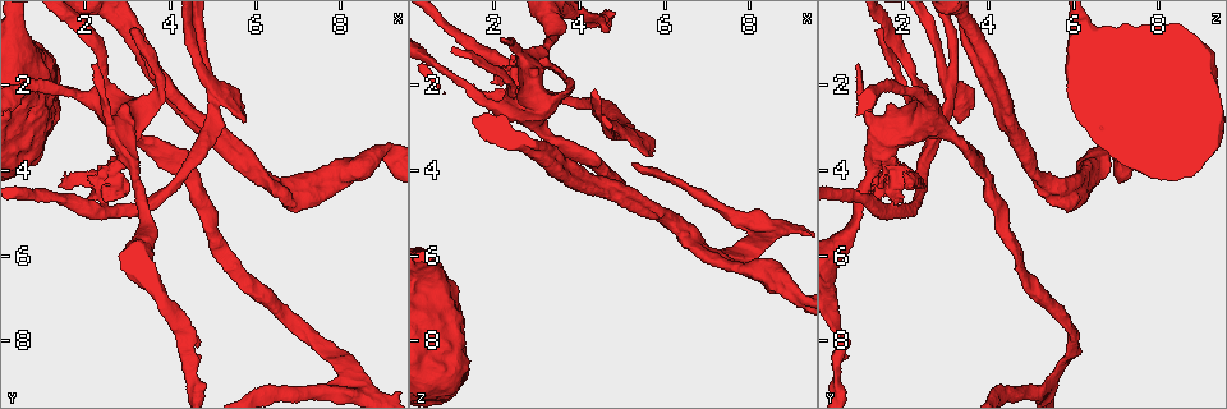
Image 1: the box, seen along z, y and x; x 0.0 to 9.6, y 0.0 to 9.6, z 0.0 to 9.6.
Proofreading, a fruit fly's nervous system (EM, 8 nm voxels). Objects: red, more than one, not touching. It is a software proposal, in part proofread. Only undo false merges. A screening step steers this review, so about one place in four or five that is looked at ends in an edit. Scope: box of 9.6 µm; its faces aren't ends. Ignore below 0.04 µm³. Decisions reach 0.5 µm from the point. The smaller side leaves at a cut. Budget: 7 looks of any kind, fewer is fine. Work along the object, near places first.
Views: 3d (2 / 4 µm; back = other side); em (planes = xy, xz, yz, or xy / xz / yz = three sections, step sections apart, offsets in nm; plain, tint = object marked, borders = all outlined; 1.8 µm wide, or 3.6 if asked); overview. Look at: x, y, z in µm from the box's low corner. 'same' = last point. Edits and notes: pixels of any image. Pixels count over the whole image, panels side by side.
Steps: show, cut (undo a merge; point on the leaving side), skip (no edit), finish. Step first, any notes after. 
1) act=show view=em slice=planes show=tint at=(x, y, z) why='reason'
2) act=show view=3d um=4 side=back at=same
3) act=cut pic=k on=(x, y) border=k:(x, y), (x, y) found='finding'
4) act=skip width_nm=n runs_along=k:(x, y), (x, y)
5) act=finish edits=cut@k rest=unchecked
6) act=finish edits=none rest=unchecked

act=show view=em slice=yz step=8 show=tint at=(5.00, 2.00, 3.10) why='branch point'

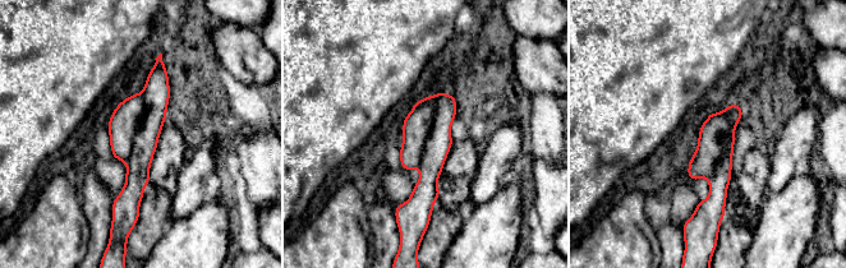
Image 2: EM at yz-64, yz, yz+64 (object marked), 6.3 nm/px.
act=cut pic=2 on=(713, 134) border=2:(725, 107), (732, 132), (708, 179) found='a second neuron is stuck on'

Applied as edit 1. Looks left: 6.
act=show view=3d um=2 side=back at=(9.10, 3.55, 6.95) why='abrupt turn'

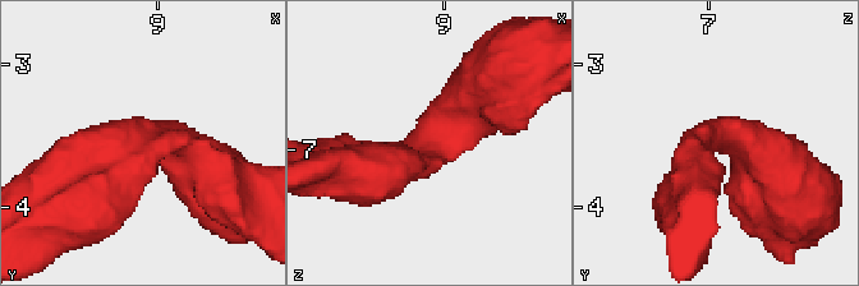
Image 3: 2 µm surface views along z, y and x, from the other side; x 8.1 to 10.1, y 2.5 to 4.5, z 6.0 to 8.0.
act=show view=em slice=planes show=tint at=(9.14, 3.50, 6.94)

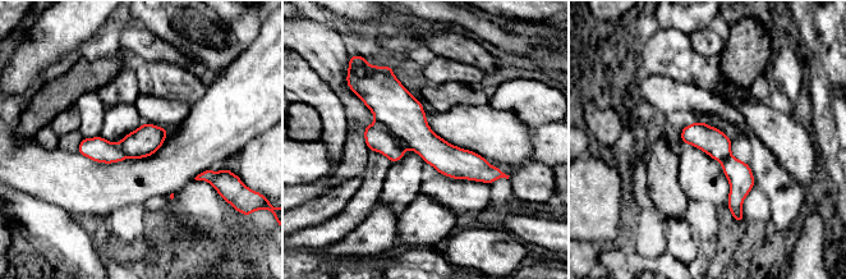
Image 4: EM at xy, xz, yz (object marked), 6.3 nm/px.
act=skip runs_along=4:(386, 78), (442, 156), (495, 175) found='all the same neuron'

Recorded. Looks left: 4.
act=show view=em slice=xy step=8 show=plain at=(6.65, 4.40, 5.70) why='arms run side by side'

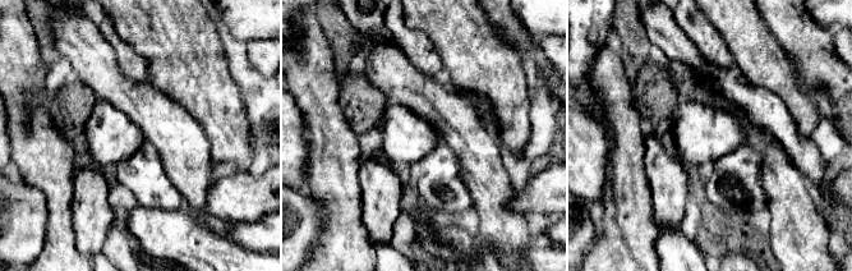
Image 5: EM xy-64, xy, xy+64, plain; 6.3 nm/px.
act=show view=em slice=xy step=8 show=tint at=same why='where the object lies'

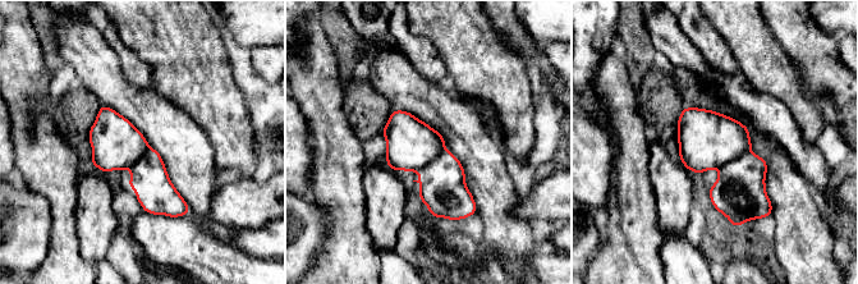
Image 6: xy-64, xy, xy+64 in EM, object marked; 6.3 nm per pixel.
act=skip found='all the same neuron'

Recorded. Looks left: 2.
act=finish edits=cut@2 rest=unchecked

